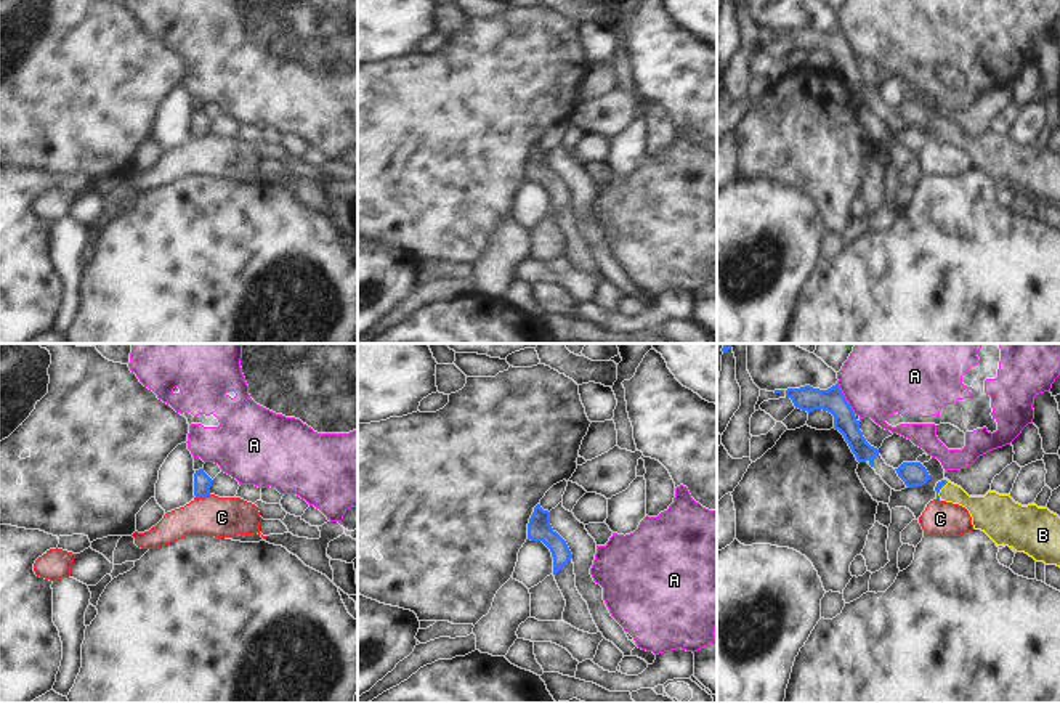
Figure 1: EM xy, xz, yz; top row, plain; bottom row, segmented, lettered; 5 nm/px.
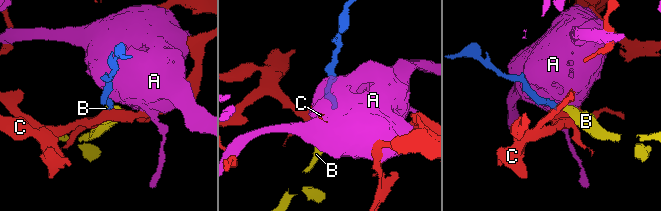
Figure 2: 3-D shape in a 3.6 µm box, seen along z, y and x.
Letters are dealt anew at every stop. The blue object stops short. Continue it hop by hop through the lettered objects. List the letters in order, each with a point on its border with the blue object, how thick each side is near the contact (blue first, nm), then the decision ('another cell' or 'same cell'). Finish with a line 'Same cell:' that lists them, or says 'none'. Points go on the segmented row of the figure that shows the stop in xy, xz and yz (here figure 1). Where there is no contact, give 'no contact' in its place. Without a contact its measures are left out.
A: meets blue in yz at (844, 398); 130 nm thick on the blue side, 400 nm on the other; another cell
B: meets blue in yz at (940, 488); 40 nm thick on the blue side, 140 nm on the other; same cell
C: meets blue in xy at (202, 496); 90 nm thick on the blue side, 200 nm on the other; another cell
Same cell: B

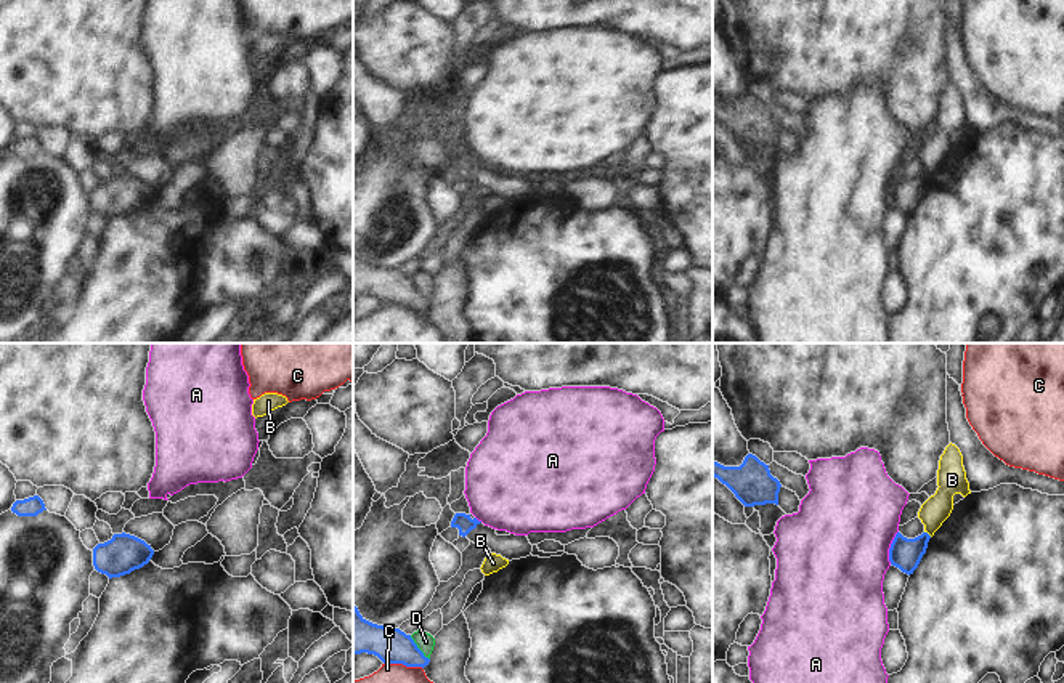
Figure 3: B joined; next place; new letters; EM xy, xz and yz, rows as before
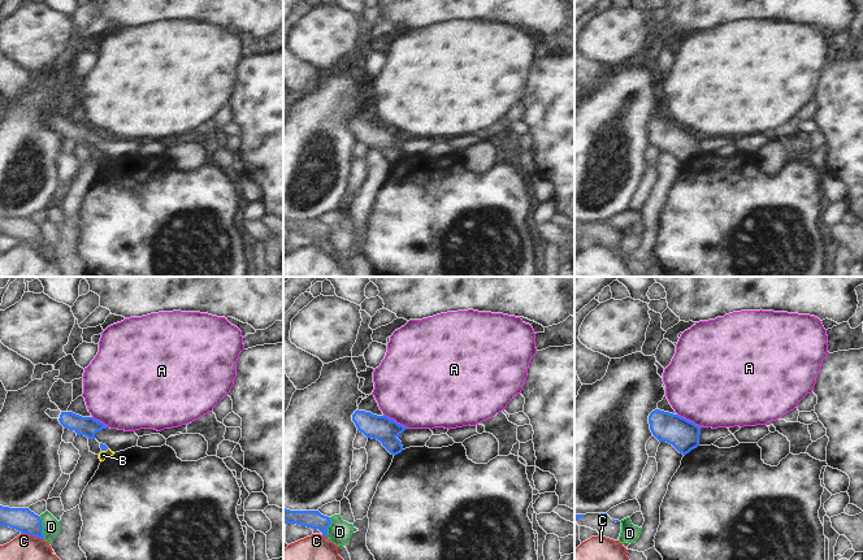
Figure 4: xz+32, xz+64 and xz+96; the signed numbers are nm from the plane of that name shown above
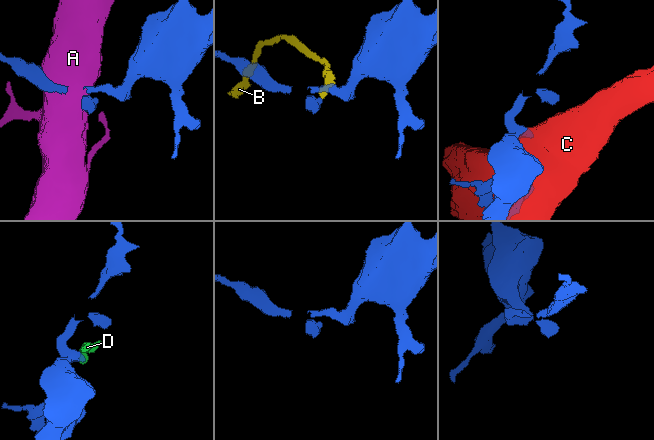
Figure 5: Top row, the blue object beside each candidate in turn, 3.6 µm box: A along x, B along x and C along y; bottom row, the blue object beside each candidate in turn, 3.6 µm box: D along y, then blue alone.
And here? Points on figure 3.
A: meets blue in yz at (891, 547); 160 nm thick on the blue side, 480 nm on the other; another cell
B: meets blue in yz at (926, 533); 160 nm thick on the blue side, 140 nm on the other; another cell
C: meets blue in xz at (403, 664); 180 nm thick on the blue side, 100 nm on the other; another cell
D: meets blue in xz at (418, 648); 180 nm thick on the blue side, 90 nm on the other; another cell
Same cell: none

